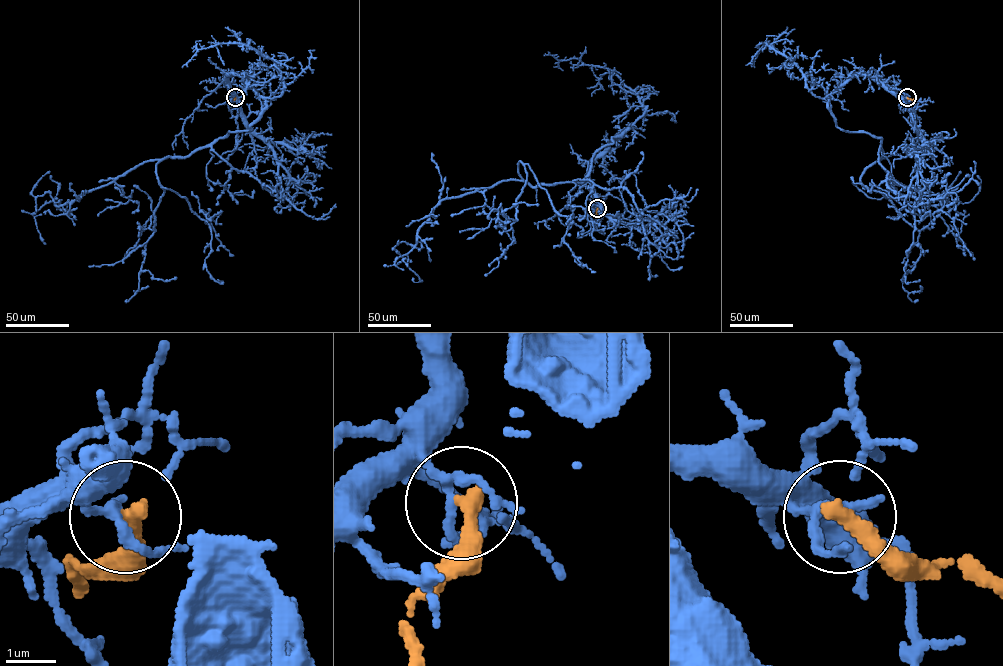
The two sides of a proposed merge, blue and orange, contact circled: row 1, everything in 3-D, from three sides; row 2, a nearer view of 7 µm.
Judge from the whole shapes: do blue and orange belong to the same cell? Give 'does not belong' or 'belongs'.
does not belong

